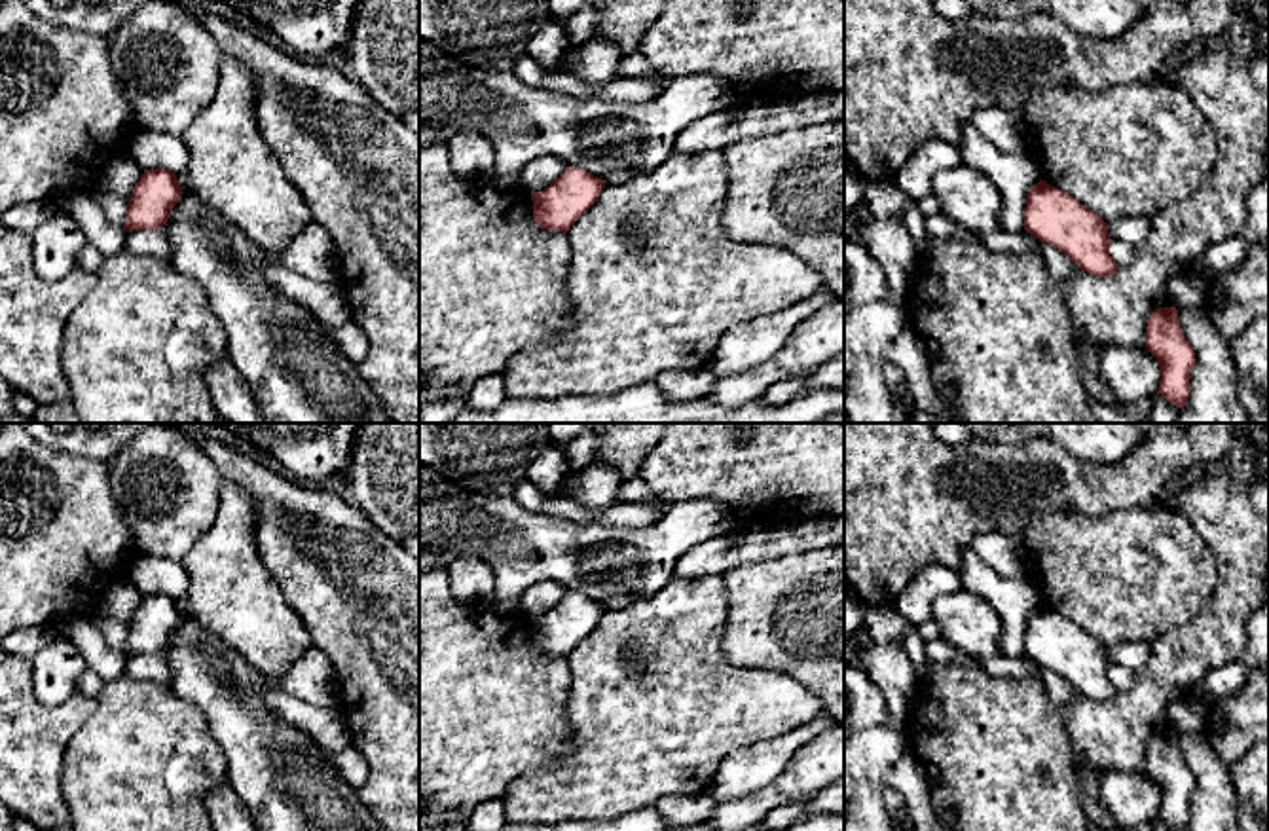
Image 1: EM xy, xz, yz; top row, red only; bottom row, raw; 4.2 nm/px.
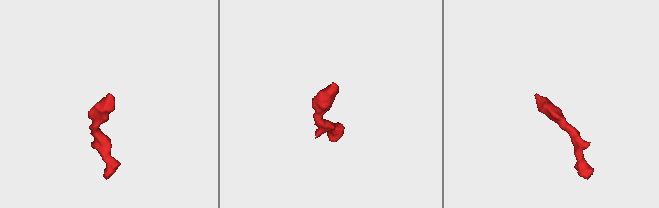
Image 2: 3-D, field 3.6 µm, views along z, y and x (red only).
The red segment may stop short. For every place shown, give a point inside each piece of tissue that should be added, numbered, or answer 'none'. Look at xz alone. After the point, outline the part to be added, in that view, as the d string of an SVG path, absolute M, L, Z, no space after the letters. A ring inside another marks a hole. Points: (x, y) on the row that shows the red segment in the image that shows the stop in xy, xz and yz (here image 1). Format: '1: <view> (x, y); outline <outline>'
1: xz (615, 141); outline M419 40L419 129L480 131L493 146L493 175L520 175L541 154L552 154L605 184L618 184L662 165L675 152L677 135L692 121L753 101L745 76L692 74L673 78L647 102L582 101L522 82L512 70L472 66Z

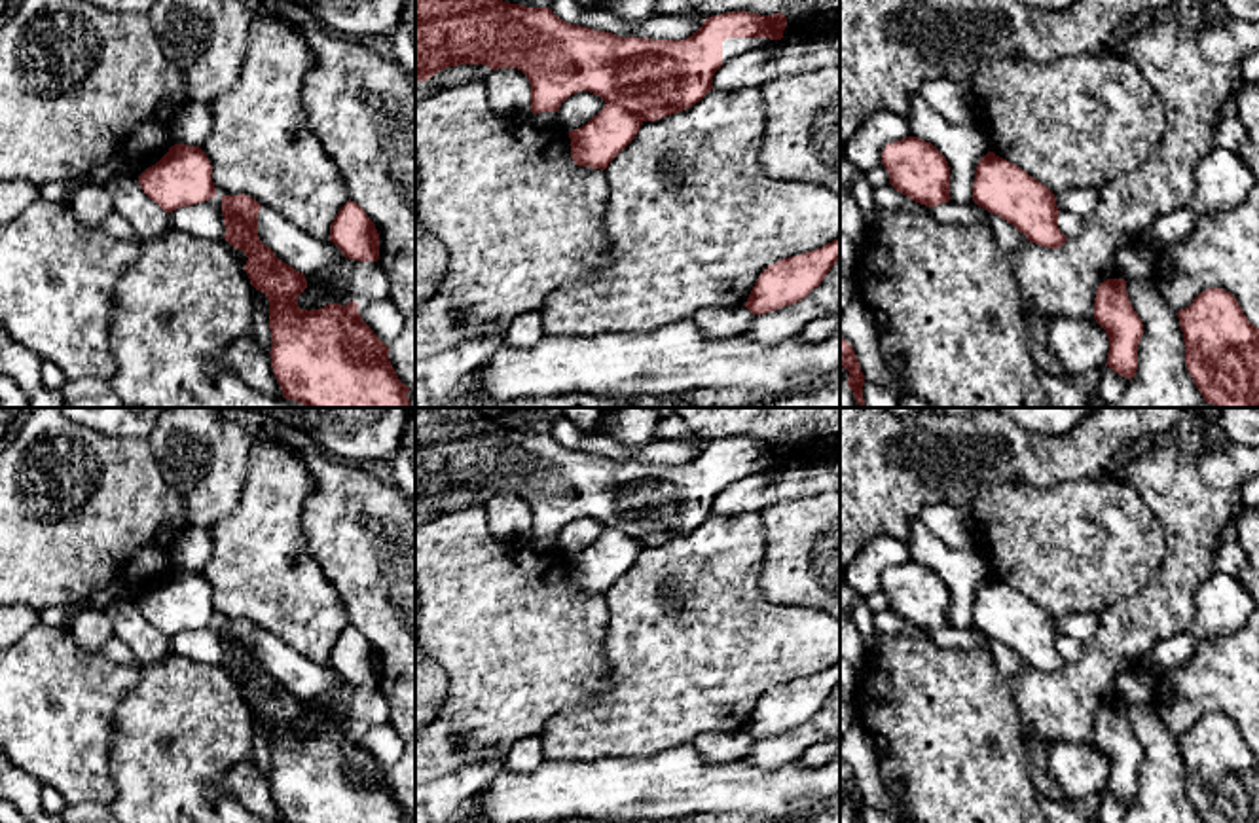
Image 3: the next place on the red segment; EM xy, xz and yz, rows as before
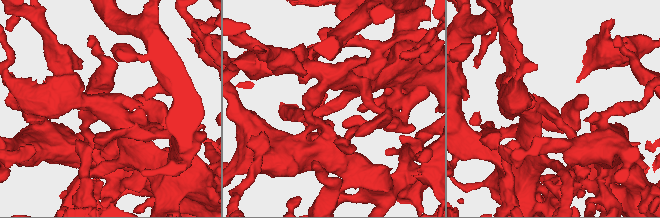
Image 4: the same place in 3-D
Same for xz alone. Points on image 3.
1: xz (730, 46); outline M726 38L722 42L722 63L728 63L730 59L745 51L762 49L770 42L774 40L770 38Z

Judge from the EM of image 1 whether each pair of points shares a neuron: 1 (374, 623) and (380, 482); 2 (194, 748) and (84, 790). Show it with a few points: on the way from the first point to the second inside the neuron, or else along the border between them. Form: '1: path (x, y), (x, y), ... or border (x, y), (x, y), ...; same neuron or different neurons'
1: border (351, 498), (376, 526), (399, 541); different neurons
2: path (167, 759), (152, 759), (122, 790), (110, 790); same neuron

